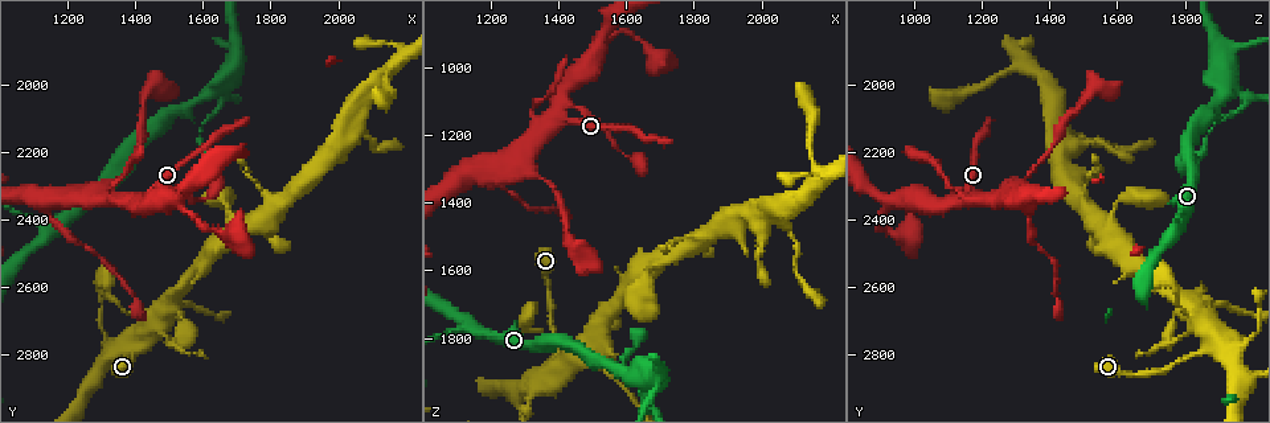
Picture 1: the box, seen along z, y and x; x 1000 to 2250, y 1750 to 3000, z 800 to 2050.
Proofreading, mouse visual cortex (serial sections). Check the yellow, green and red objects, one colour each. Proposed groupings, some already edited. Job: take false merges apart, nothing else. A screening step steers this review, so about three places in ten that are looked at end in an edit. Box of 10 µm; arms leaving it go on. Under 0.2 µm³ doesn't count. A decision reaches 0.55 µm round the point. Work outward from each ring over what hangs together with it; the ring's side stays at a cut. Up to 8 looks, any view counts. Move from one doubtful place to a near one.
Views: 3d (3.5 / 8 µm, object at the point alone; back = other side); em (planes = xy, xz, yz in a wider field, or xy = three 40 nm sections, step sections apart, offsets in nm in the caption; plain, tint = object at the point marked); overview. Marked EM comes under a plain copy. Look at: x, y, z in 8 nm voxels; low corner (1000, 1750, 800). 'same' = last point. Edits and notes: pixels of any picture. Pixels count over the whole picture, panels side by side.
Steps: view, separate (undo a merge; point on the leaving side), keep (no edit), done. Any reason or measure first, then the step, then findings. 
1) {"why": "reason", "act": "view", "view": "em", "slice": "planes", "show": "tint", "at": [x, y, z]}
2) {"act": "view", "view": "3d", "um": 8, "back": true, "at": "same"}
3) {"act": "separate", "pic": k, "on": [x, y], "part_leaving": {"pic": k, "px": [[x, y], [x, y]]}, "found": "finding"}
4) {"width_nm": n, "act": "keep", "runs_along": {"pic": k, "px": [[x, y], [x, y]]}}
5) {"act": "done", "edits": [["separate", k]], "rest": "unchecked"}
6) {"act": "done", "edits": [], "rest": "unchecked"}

{"why": "arms part here", "act": "view", "view": "3d", "um": 8, "at": [1700, 1910, 1910]}

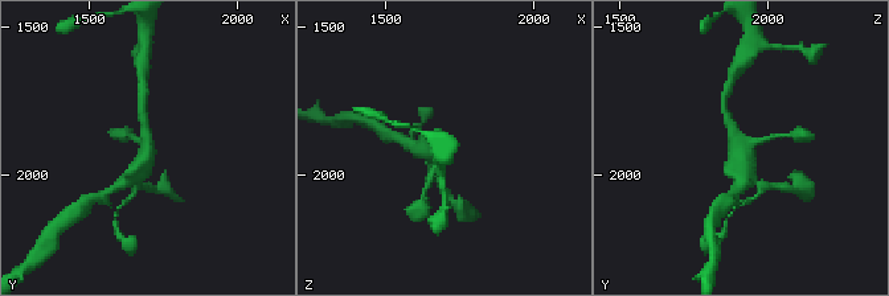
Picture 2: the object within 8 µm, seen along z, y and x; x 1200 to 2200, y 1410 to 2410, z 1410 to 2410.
{"arms": 3, "arm_widths_nm": [200, 300, 350], "why": "shape alone is not enough", "act": "view", "view": "em", "slice": "planes", "show": "tint", "at": "same"}

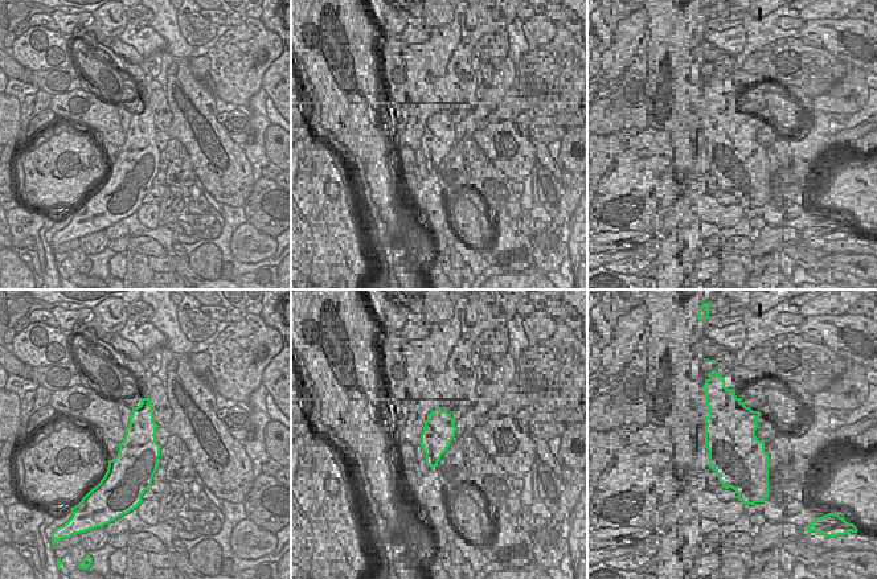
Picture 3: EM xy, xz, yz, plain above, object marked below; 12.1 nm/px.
{"act": "keep", "runs_along": {"pic": 2, "px": [[122, 183], [144, 163], [144, 120]]}, "found": "one cell here"}

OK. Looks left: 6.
{"act": "view", "view": "3d", "um": 3.5, "at": [1150, 2440, 1770]}

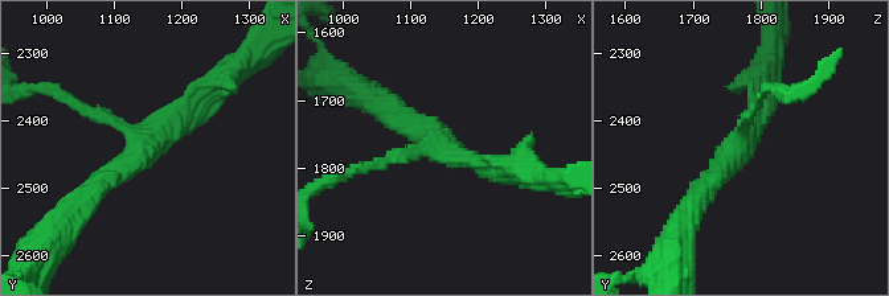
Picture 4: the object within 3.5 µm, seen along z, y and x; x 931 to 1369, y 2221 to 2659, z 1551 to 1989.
{"arms": 3, "arm_widths_nm": [150, 250, 250], "act": "view", "view": "em", "slice": "planes", "show": "tint", "at": [1155, 2440, 1770]}

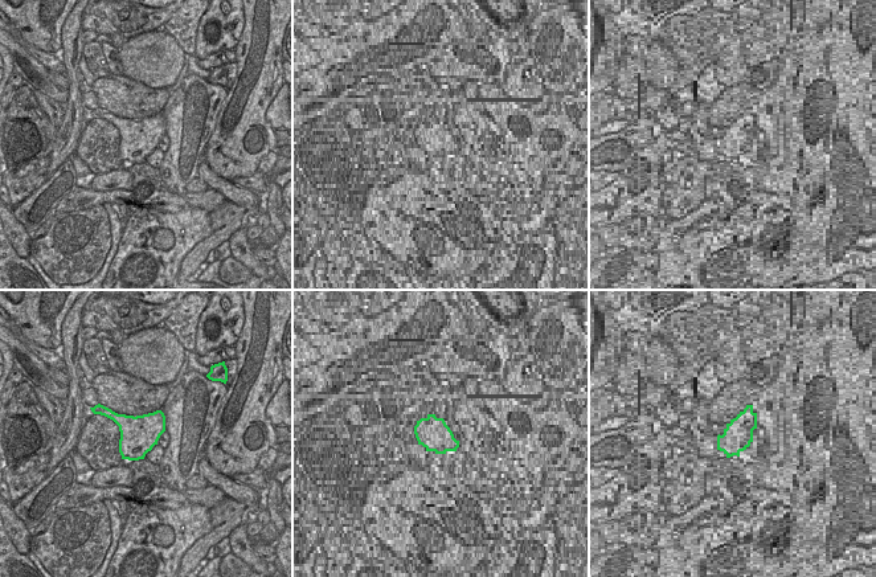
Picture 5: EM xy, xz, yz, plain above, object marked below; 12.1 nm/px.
{"act": "keep", "runs_along": {"pic": 4, "px": [[214, 85], [179, 126], [89, 194]]}, "found": "one cell here"}

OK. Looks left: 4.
{"why": "thick turns thin", "act": "view", "view": "3d", "um": 3.5, "at": [1340, 2280, 1330]}

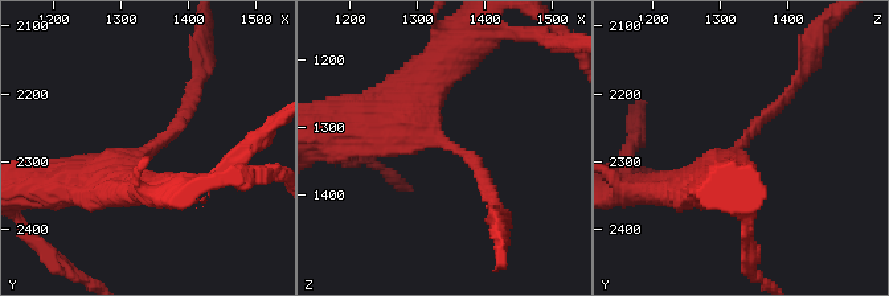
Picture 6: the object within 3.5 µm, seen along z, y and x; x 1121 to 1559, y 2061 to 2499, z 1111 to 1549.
{"act": "view", "view": "em", "slice": "xy", "step": 3, "show": "tint", "at": [1350, 2280, 1325]}

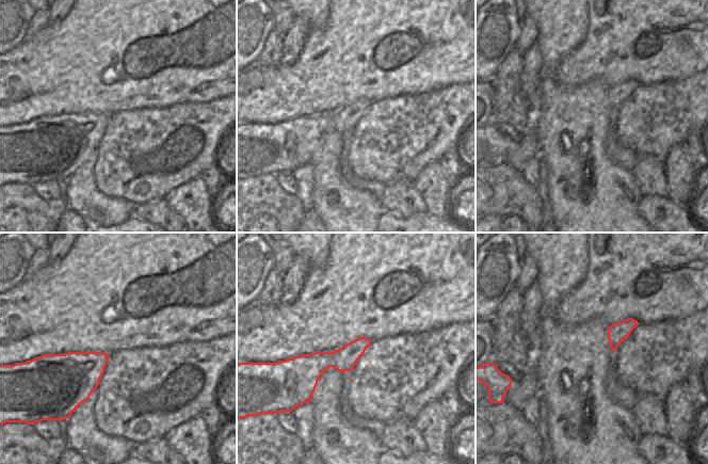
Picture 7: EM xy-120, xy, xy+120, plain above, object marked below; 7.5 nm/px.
{"arm_widths_nm": [150, 450], "act": "keep", "runs_along": {"pic": 7, "px": [[367, 341], [343, 360], [287, 366]]}, "found": "all the same cell"}

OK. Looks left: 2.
{"act": "done", "edits": [], "rest": "unchecked"}

